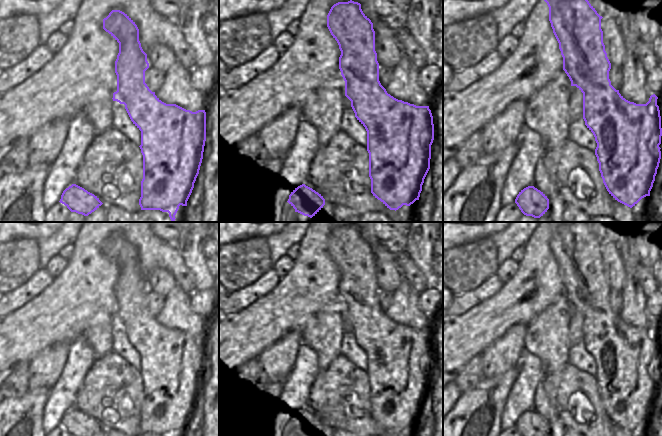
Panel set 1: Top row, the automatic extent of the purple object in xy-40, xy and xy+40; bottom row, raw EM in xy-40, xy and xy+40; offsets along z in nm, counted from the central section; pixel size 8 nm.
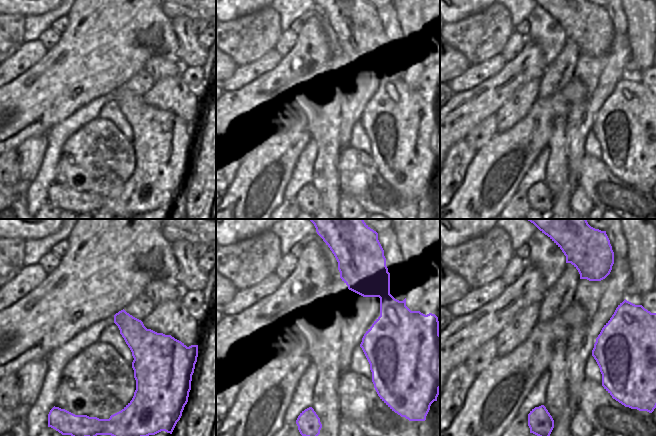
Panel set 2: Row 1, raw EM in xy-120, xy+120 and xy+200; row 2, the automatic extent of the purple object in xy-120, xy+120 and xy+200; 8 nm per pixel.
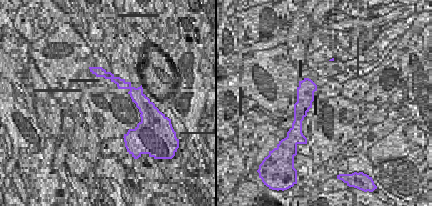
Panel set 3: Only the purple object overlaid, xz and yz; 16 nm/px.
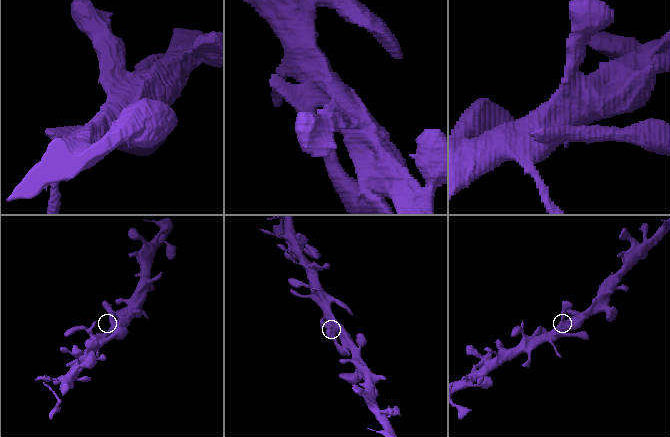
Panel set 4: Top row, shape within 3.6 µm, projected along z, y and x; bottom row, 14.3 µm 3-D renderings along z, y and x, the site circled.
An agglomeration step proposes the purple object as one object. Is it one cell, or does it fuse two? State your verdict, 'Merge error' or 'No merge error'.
No merge error

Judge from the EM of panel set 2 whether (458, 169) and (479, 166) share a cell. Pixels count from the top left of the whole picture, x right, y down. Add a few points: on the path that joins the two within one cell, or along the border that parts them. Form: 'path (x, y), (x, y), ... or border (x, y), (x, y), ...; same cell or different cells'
border (476, 151), (466, 170), (464, 179), (457, 189); different cells

